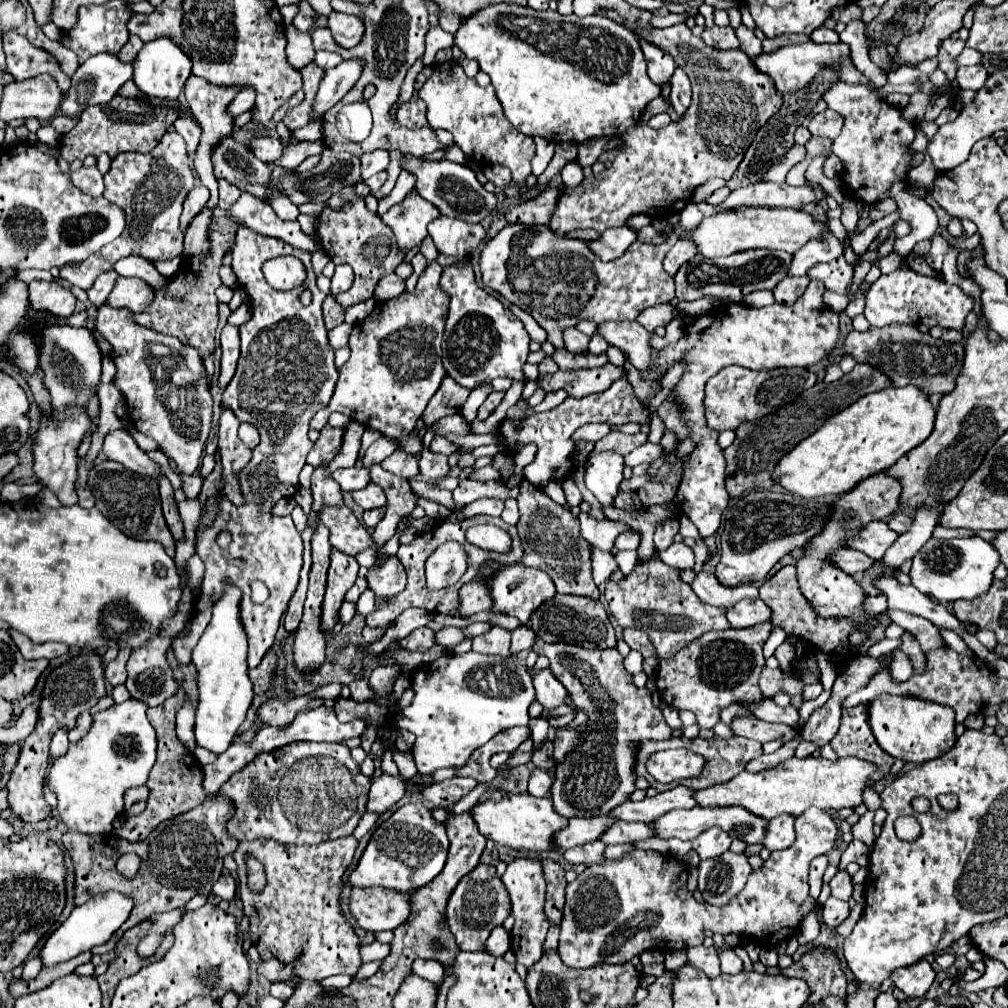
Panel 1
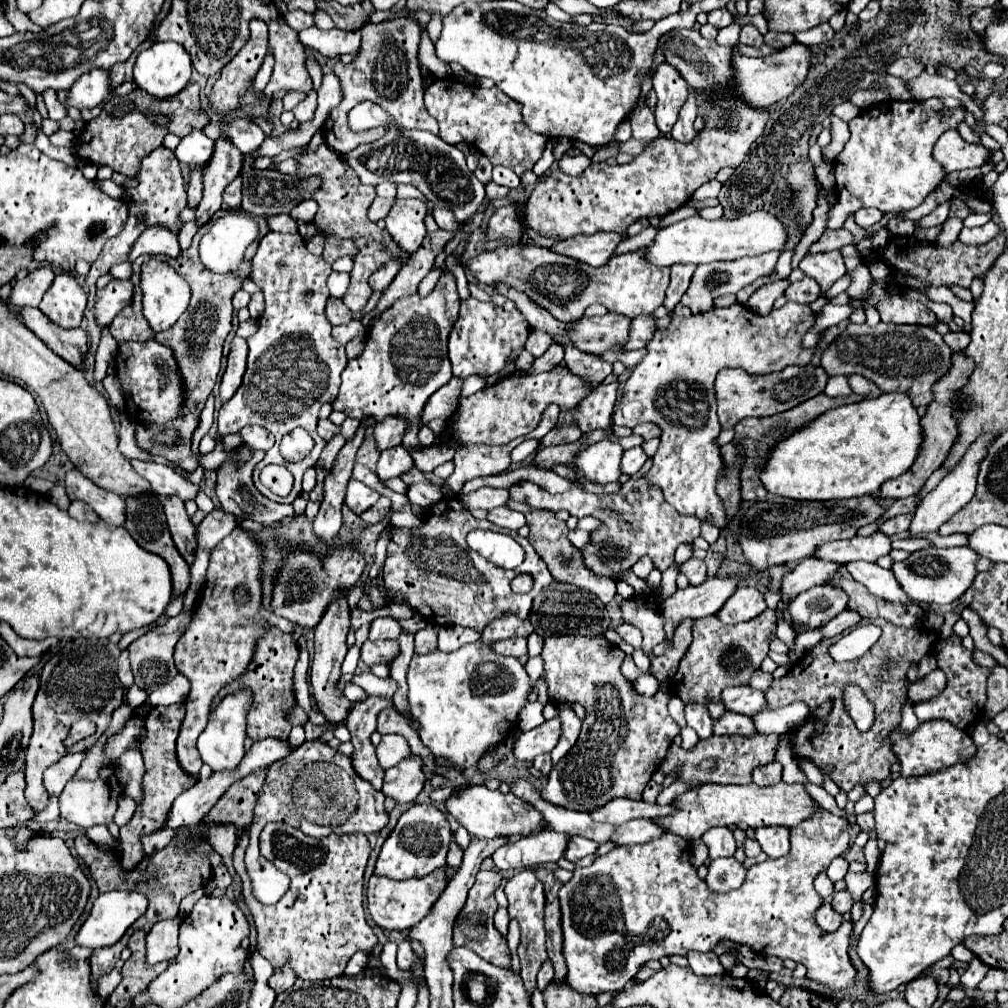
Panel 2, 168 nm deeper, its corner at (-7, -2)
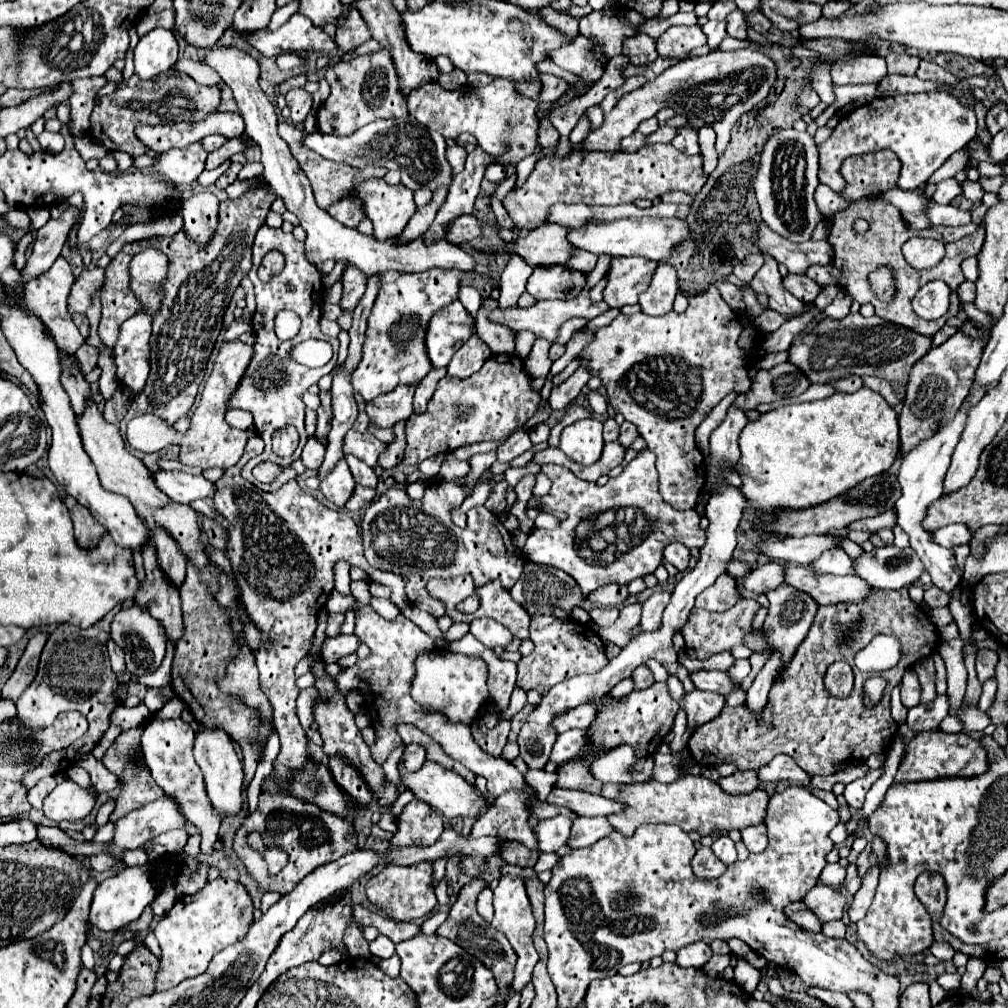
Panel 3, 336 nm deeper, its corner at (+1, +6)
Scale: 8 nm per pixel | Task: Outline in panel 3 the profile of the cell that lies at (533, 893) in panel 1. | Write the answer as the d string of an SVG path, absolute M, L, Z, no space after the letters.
M501 877L499 879L499 885L495 887L493 891L493 919L491 919L491 927L503 931L509 939L509 943L513 945L513 949L517 951L519 959L517 959L517 967L515 967L515 981L513 981L513 991L519 993L529 981L531 981L531 975L533 975L533 967L537 965L539 961L539 955L533 947L533 929L535 929L535 919L533 919L533 913L531 913L531 905L529 905L529 899L527 899L527 893L525 893L525 883L523 879L519 877Z

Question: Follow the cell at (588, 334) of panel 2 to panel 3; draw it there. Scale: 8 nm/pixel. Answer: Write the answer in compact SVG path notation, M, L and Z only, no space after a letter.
M607 255L599 257L599 261L597 261L595 269L593 269L591 273L587 273L587 285L583 287L583 293L579 293L575 299L567 299L567 301L563 301L563 299L537 301L533 307L527 307L527 309L521 309L521 307L499 309L499 307L497 307L497 309L489 311L487 319L489 319L489 321L493 321L493 323L499 323L499 325L505 325L505 327L509 327L509 329L513 329L513 331L529 329L529 331L531 331L531 333L535 333L537 337L547 339L547 341L553 341L553 339L557 337L559 325L561 325L563 321L567 321L567 319L571 319L571 317L587 317L587 319L593 319L593 317L601 315L601 313L605 313L605 311L609 309L609 305L607 305L605 301L601 301L601 303L593 303L593 301L589 299L589 289L591 289L591 287L593 287L601 277L603 277L603 273L609 269L609 263L611 263L611 259L609 259Z

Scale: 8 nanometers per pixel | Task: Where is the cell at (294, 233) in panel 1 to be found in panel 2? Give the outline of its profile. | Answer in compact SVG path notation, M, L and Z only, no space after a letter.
M279 215L279 217L265 217L269 223L271 231L277 233L297 233L297 221L289 215Z

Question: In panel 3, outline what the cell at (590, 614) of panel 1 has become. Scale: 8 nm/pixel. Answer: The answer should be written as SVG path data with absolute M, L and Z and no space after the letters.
M527 561L527 565L523 567L523 573L519 577L519 581L511 587L511 595L517 603L521 603L527 613L531 617L535 615L551 615L551 611L555 607L561 607L565 609L567 613L581 605L583 603L583 595L575 583L575 579L571 579L567 573L563 573L561 569L555 569L555 567L549 567L549 565L535 565L533 561Z

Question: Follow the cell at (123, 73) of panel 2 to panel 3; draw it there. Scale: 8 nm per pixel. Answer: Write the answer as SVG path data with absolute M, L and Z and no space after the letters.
M89 77L89 79L75 79L71 81L73 93L69 97L71 107L71 123L69 123L69 135L75 137L87 137L89 131L89 115L93 111L93 97L95 93L105 85L105 77Z

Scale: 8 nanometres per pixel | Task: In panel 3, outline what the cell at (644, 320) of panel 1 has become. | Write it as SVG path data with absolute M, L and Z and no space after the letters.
M580 366L561 385L551 391L549 404L552 410L563 410L580 394L582 388L592 378L585 366Z

